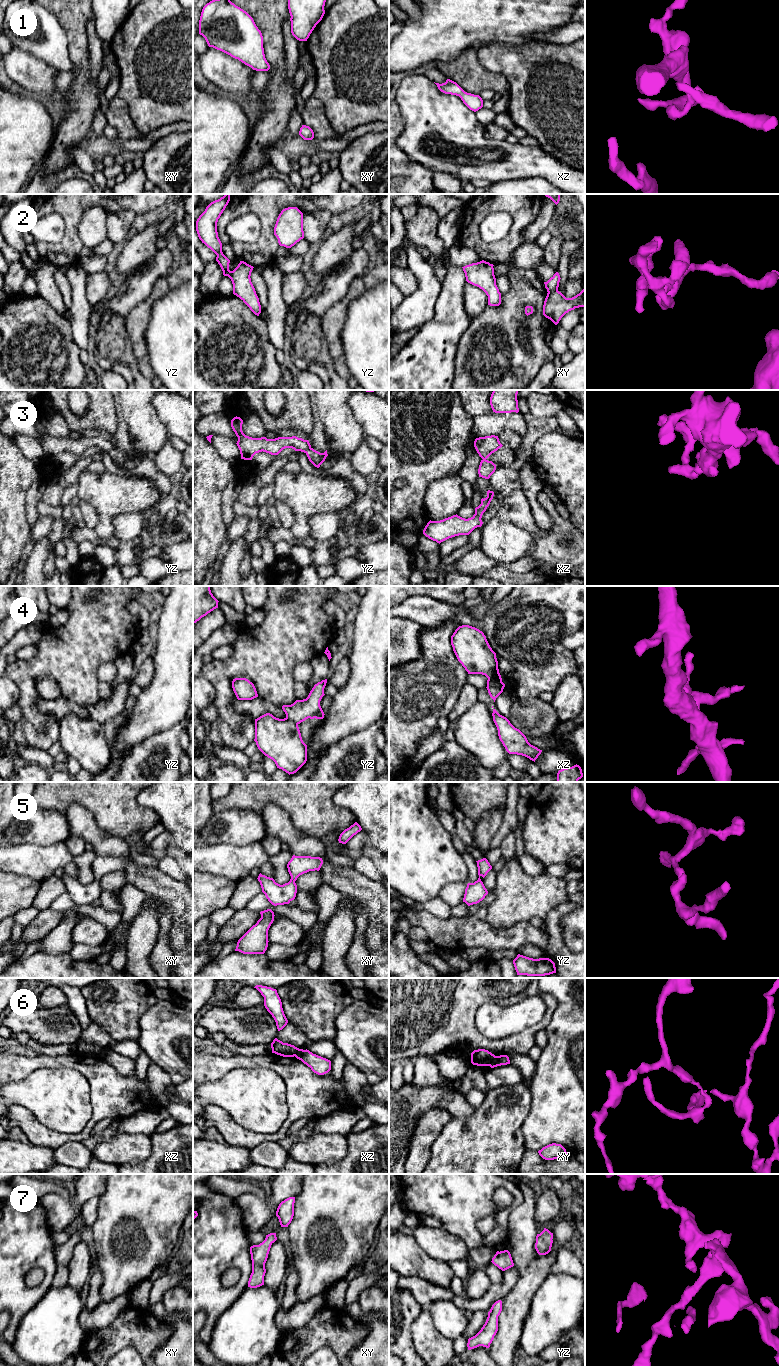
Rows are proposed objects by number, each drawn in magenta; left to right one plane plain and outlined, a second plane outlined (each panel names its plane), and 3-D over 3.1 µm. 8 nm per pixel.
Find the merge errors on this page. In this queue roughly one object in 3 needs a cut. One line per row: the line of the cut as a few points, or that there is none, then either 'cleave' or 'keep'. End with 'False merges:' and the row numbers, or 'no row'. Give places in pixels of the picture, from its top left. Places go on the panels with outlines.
1: cut none; keep
2: cut none; keep
3: cut none; keep
4: cut xz (501, 681), (487, 685); cleave
5: cut none; keep
6: cut xy (494, 1055), (489, 1065); cleave
7: cut none; keep
False merges: 4, 6

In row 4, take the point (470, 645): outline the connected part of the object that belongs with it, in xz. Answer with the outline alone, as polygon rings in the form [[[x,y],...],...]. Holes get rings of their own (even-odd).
[[[469,625],[459,626],[451,636],[451,645],[468,674],[485,675],[487,685],[502,682],[496,653],[482,631]]]

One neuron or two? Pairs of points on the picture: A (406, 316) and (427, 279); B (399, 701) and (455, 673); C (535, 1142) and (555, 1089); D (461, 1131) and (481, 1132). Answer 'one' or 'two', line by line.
A: one
B: one
C: one
D: one

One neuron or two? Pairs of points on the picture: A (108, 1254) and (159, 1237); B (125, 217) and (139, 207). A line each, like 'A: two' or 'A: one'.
A: one
B: two

